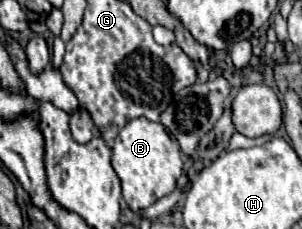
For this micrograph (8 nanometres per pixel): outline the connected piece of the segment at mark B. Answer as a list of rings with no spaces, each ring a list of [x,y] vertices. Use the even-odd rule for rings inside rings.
[[[138,117],[128,121],[114,139],[112,167],[122,179],[122,195],[126,205],[132,211],[142,211],[176,189],[176,181],[182,175],[180,147],[176,139],[166,133],[162,123],[152,123],[144,117]]]

